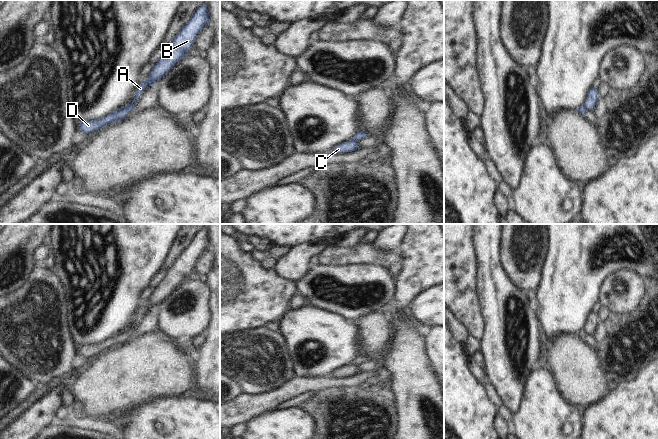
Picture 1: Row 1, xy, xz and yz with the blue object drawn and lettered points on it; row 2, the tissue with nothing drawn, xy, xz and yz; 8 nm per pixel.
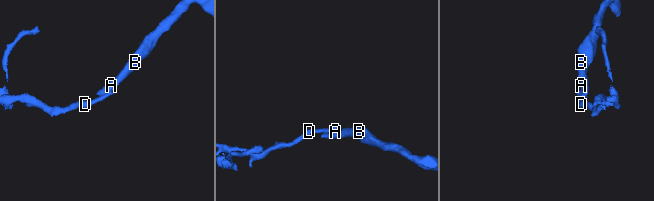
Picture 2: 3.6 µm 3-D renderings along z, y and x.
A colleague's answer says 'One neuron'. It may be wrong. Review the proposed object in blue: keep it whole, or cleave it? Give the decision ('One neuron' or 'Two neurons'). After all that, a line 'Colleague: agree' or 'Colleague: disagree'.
Two neurons
Colleague: disagree

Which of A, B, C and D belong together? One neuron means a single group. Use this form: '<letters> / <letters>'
A B C / D

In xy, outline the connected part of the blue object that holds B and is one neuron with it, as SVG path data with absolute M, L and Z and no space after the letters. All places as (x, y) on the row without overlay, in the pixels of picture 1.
M203 228L194 236L171 268L167 270L162 281L152 292L148 303L144 307L140 306L132 326L139 323L139 320L148 309L154 311L158 304L187 279L190 272L194 269L195 261L202 255L206 248L209 249L209 236L206 228Z

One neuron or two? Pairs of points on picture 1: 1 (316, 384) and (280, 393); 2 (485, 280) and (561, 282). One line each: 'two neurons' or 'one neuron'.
1: one neuron
2: two neurons

